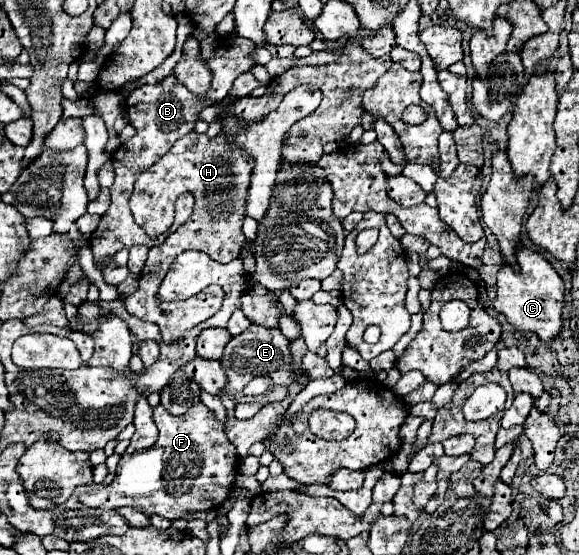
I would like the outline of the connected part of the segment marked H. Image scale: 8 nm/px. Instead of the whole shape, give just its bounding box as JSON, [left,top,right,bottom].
[118,131,254,343]

